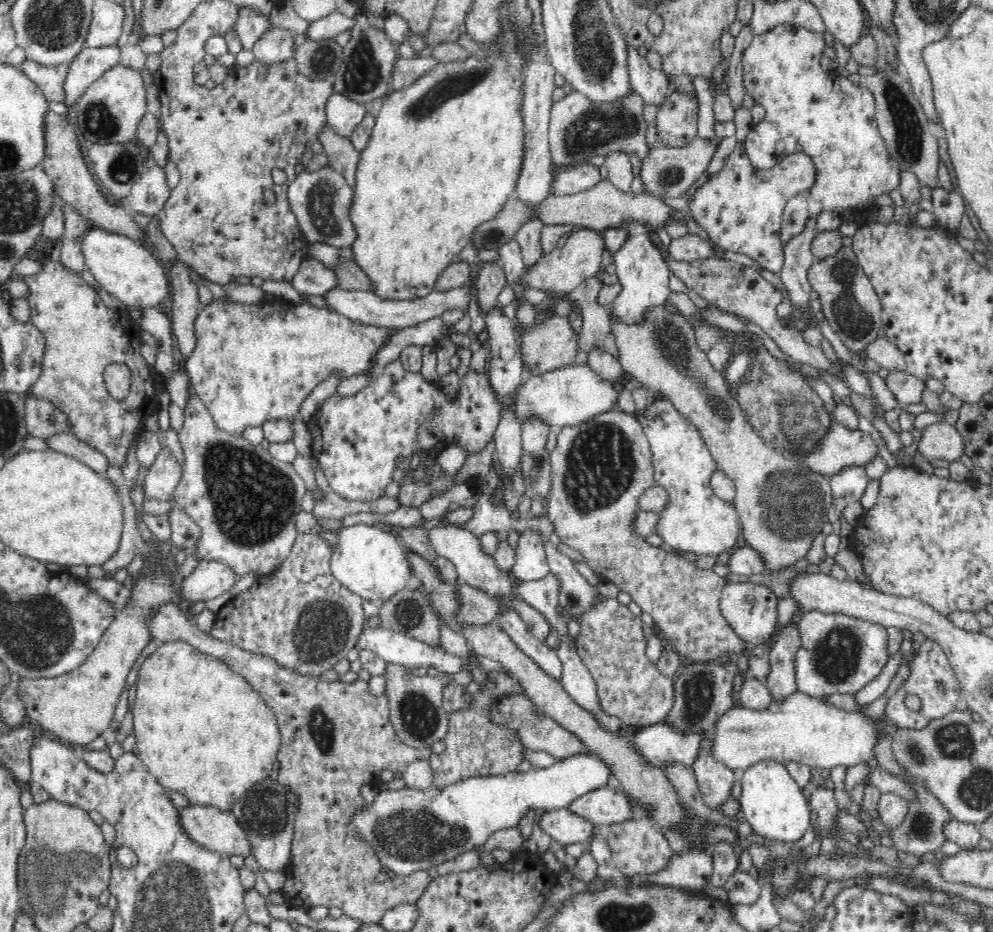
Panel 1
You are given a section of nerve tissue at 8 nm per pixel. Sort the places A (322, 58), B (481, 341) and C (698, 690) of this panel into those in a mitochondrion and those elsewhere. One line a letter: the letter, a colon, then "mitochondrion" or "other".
A: mitochondrion
B: other
C: mitochondrion

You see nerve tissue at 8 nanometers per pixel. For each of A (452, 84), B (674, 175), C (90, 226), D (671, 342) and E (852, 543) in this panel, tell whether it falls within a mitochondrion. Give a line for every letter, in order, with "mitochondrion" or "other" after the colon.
A: mitochondrion
B: mitochondrion
C: other
D: mitochondrion
E: other

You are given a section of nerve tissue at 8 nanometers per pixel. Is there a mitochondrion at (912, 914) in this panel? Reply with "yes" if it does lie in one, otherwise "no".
no

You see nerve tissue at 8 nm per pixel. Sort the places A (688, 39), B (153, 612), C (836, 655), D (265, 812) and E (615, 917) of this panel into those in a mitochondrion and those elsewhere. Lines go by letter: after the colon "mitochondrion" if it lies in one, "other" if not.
A: other
B: other
C: mitochondrion
D: mitochondrion
E: mitochondrion

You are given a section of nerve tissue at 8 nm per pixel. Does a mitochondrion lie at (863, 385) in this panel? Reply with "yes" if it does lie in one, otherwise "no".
no

